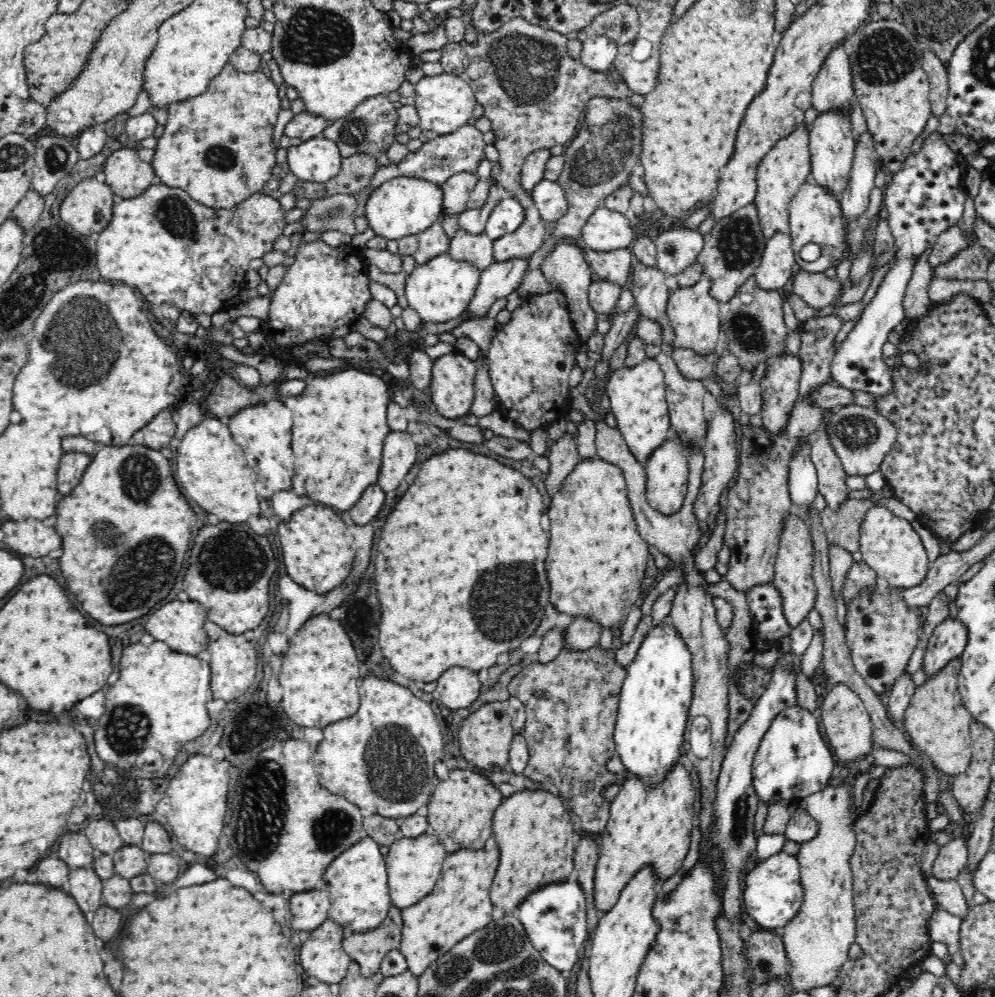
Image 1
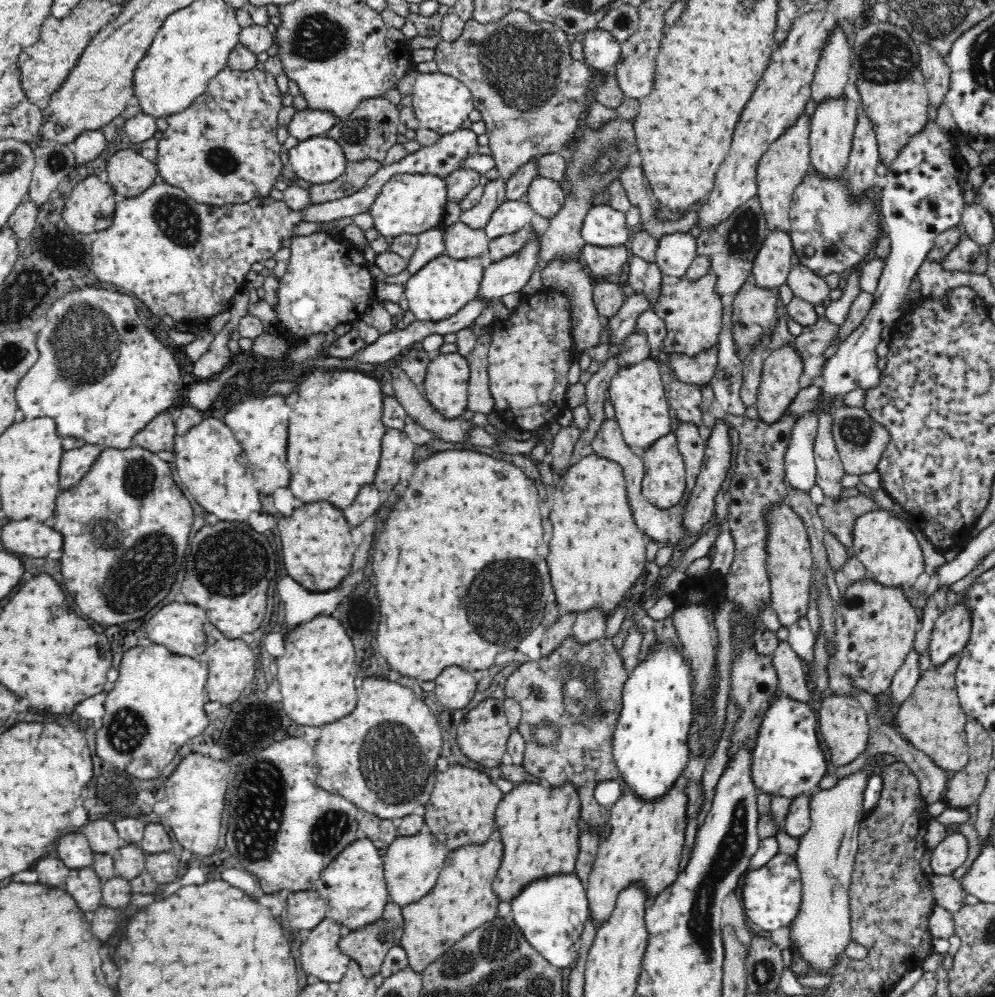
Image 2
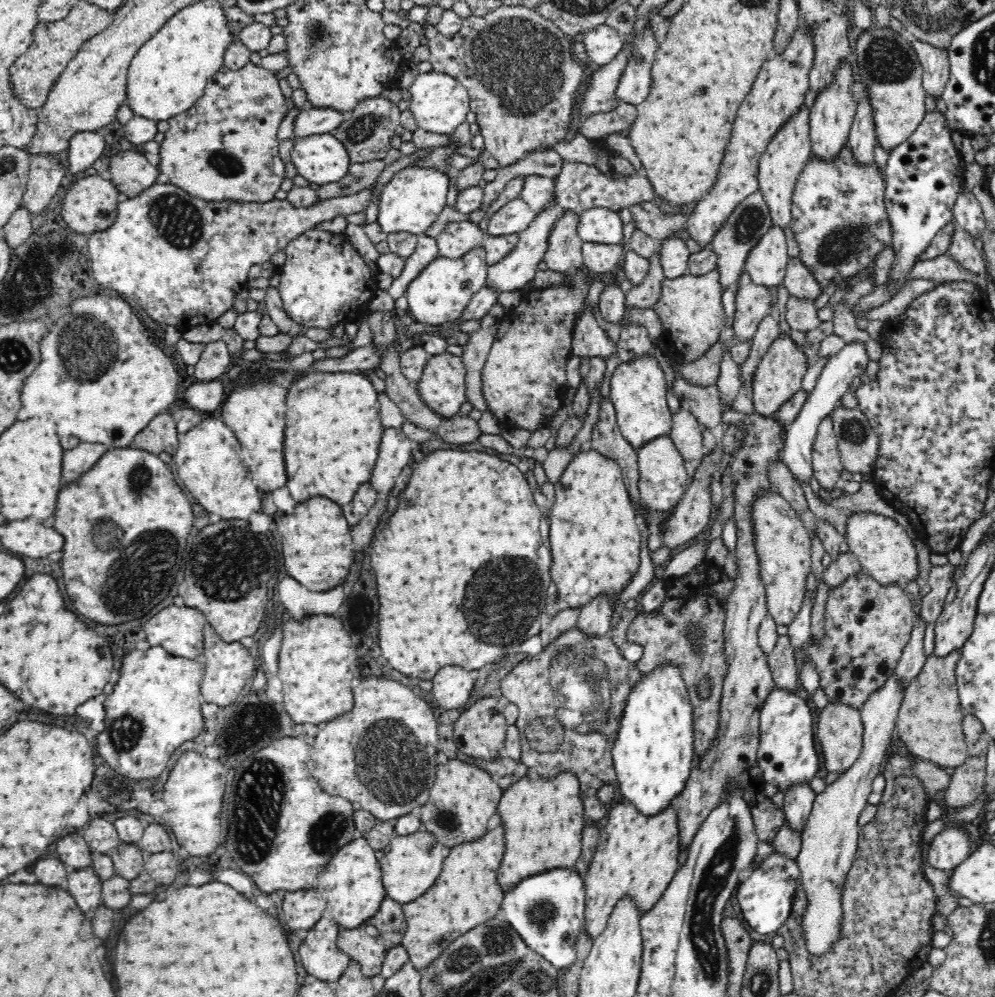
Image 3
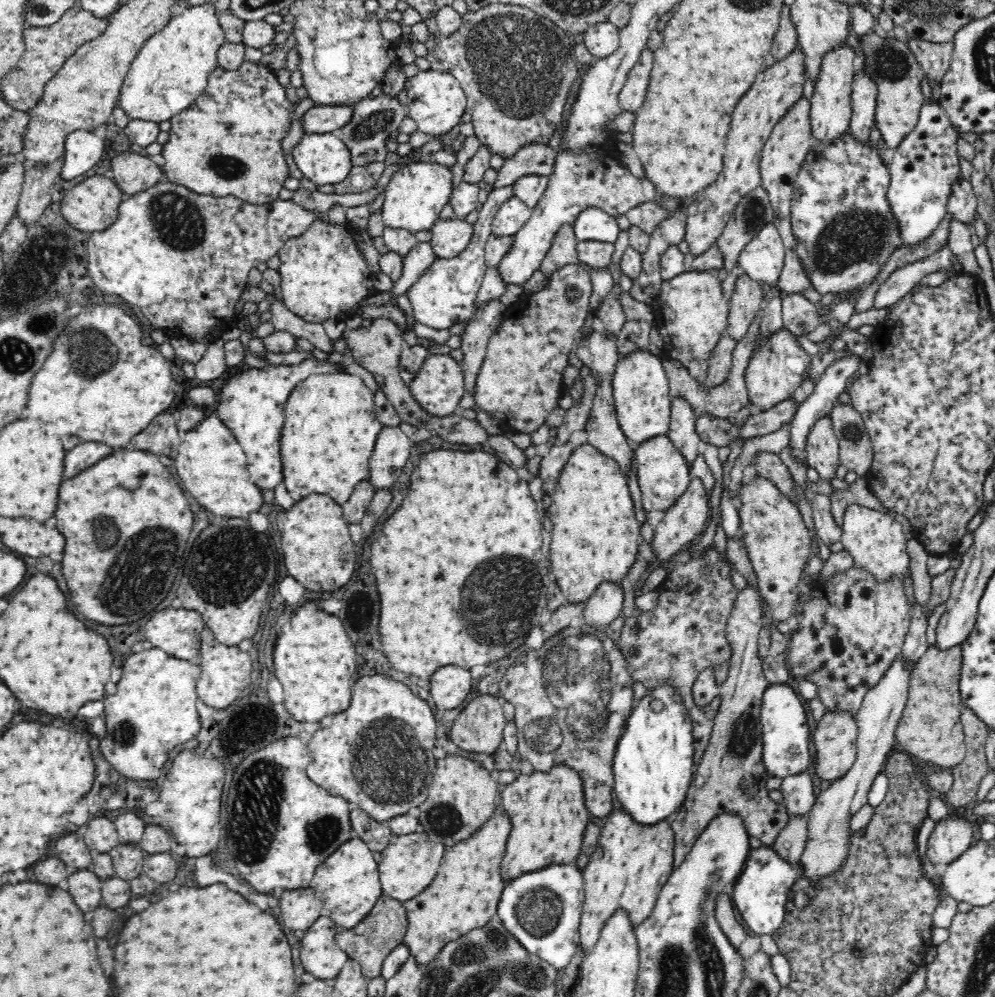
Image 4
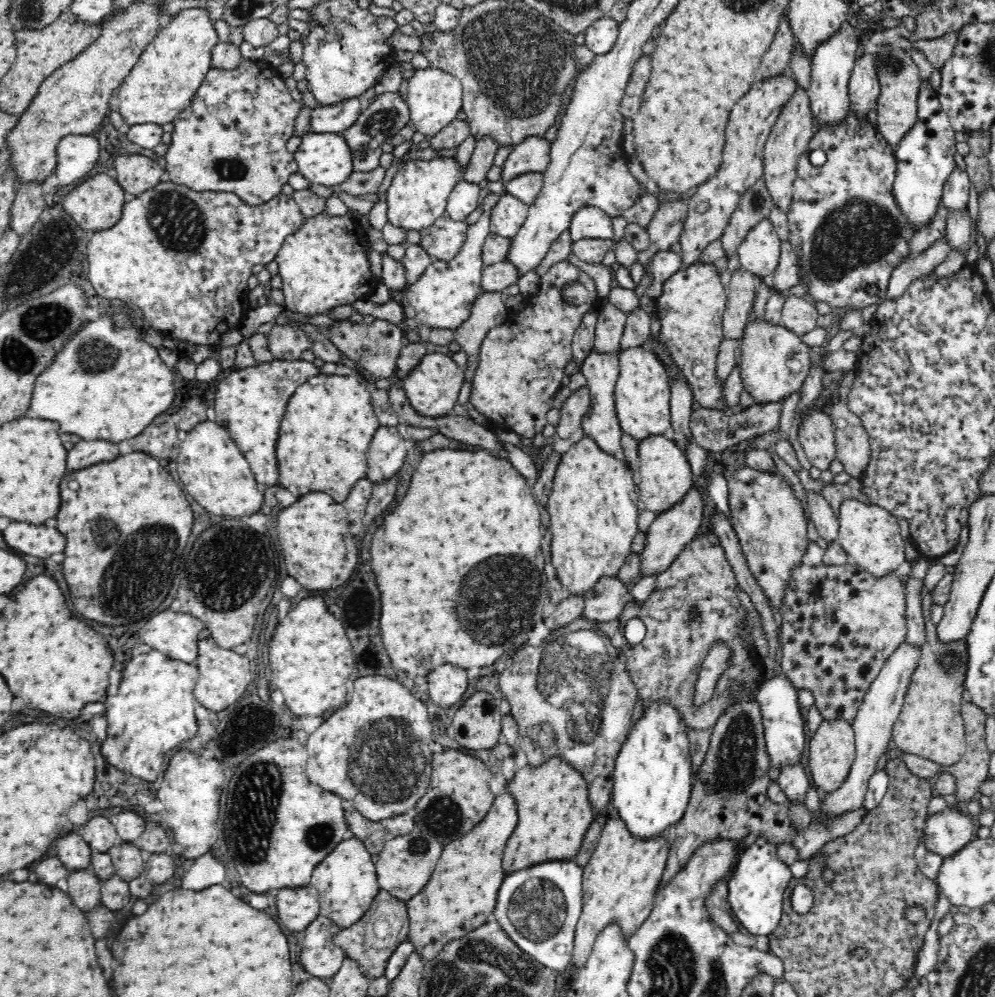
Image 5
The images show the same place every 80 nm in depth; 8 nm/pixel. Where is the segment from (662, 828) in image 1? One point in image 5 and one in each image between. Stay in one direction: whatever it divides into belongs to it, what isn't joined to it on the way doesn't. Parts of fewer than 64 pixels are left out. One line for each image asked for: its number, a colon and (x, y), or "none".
2: (640, 844)
3: (636, 856)
4: (630, 864)
5: (619, 881)

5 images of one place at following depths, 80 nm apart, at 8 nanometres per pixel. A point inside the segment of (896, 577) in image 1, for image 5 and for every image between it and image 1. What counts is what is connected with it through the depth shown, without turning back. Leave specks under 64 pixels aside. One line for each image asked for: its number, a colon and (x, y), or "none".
2: (886, 546)
3: (883, 548)
4: (874, 539)
5: (870, 535)

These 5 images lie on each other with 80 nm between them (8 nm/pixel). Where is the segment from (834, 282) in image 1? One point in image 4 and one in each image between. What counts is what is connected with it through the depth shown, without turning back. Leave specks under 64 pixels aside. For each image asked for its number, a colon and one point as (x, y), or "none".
2: (802, 281)
3: (799, 282)
4: (793, 279)

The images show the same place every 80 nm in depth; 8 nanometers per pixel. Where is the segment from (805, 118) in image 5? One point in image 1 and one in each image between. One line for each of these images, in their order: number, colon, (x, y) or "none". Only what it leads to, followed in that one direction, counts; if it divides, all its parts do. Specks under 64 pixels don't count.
1: (783, 169)
2: (780, 170)
3: (780, 164)
4: (791, 140)

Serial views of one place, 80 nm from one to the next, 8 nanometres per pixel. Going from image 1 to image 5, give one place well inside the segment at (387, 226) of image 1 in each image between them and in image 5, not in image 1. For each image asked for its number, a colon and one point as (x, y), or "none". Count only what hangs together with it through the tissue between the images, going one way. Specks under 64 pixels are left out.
2: (411, 203)
3: (411, 202)
4: (417, 193)
5: (418, 195)

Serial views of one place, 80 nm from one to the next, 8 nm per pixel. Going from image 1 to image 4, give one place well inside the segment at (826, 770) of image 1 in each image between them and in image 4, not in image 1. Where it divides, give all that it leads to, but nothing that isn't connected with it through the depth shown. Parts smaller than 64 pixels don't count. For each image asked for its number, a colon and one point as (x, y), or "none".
2: (787, 760)
3: (786, 755)
4: (786, 738)

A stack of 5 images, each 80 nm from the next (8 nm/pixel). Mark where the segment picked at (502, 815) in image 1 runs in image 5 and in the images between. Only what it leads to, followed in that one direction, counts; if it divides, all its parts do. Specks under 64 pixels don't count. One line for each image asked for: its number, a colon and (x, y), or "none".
2: (538, 824)
3: (543, 818)
4: (547, 810)
5: (554, 811)

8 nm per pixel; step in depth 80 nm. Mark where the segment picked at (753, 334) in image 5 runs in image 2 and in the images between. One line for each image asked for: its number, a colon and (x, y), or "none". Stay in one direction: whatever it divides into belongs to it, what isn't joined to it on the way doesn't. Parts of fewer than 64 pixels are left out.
2: (781, 378)
3: (778, 376)
4: (778, 364)

